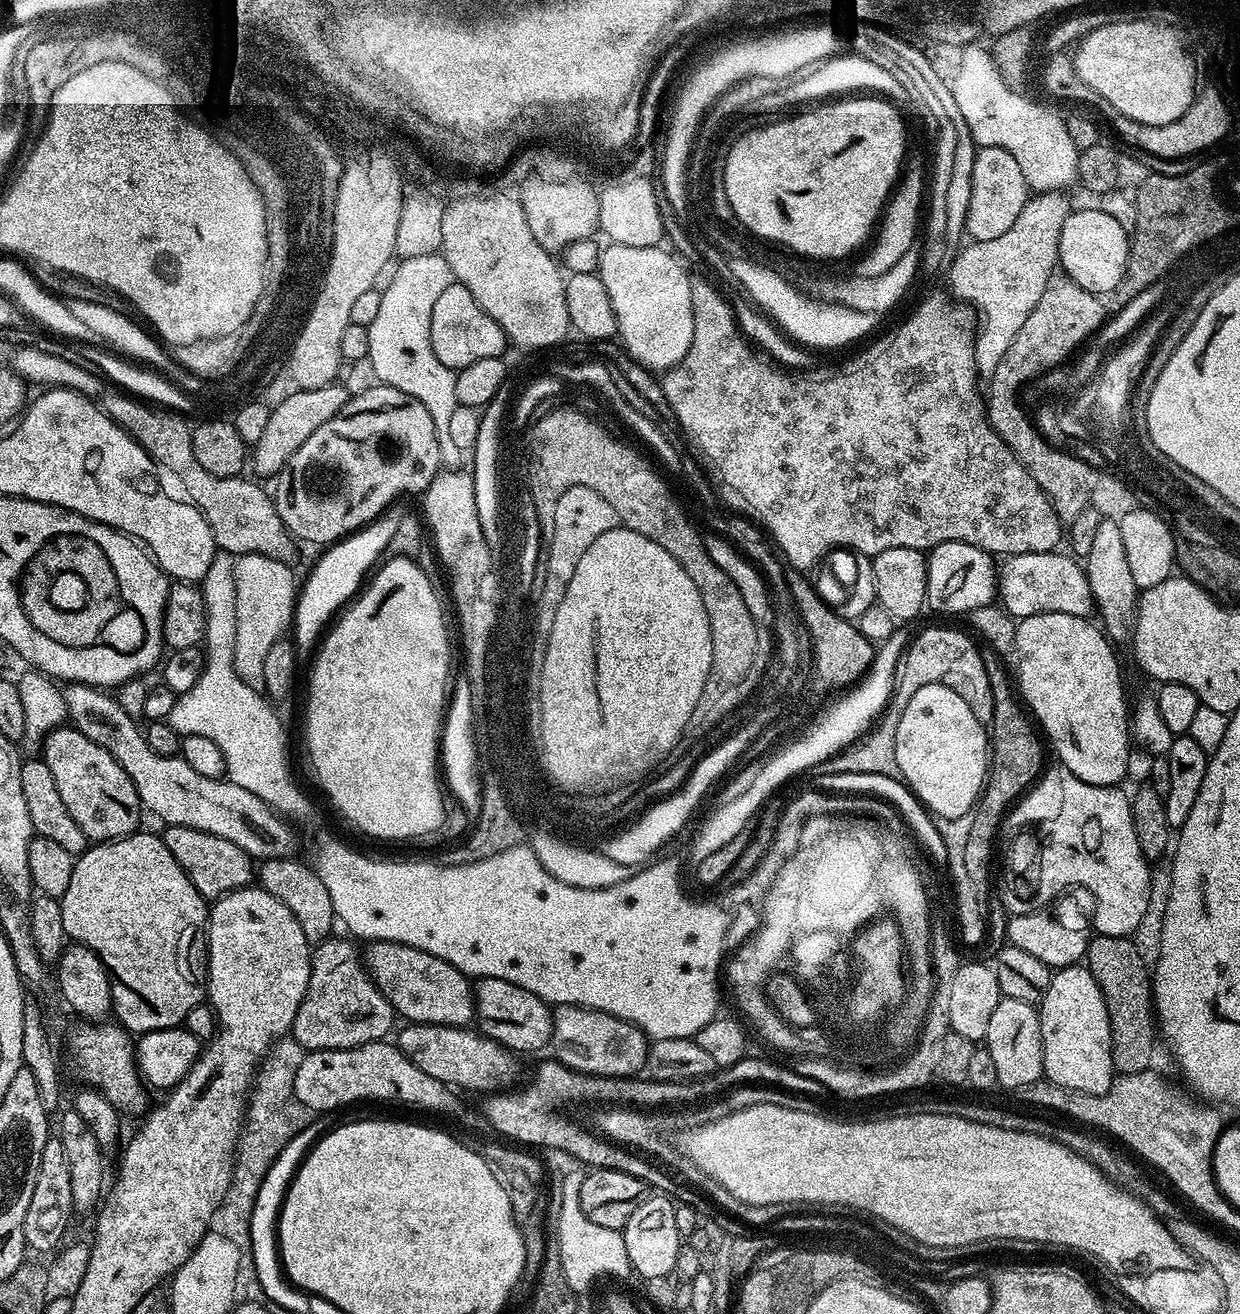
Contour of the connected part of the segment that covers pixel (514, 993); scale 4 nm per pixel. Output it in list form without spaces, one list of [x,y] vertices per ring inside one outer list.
[[[482,976],[475,981],[474,999],[475,1019],[478,1024],[480,1020],[479,1031],[491,1040],[497,1040],[503,1048],[521,1054],[549,1047],[553,1009],[542,998],[530,994],[530,990],[522,990],[522,986],[514,986],[514,982],[506,982],[502,978]]]

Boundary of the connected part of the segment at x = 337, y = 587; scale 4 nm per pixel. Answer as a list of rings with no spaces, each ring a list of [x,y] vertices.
[[[396,506],[389,508],[387,512],[377,516],[371,524],[364,525],[360,531],[345,536],[343,540],[335,541],[325,551],[329,552],[313,566],[308,581],[305,584],[303,581],[296,597],[294,648],[297,653],[308,651],[311,653],[321,643],[333,617],[361,591],[374,565],[387,553],[390,538],[394,538],[394,530],[398,530],[398,522],[402,515],[401,509],[398,509]]]

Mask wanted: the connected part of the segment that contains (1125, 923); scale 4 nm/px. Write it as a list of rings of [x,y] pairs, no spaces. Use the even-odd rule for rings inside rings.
[[[1070,773],[1068,780],[1064,780],[1064,814],[1068,814],[1068,832],[1064,834],[1064,850],[1056,850],[1056,846],[1052,844],[1052,848],[1048,850],[1046,860],[1040,860],[1041,882],[1049,889],[1056,890],[1059,884],[1068,884],[1064,886],[1075,886],[1084,888],[1088,891],[1089,896],[1094,901],[1092,909],[1092,927],[1099,935],[1102,936],[1126,936],[1131,937],[1132,931],[1139,926],[1144,920],[1144,915],[1148,912],[1148,903],[1152,900],[1152,876],[1148,873],[1150,868],[1149,861],[1144,859],[1142,850],[1138,846],[1138,834],[1134,834],[1134,822],[1132,821],[1132,802],[1129,793],[1123,792],[1123,787],[1120,786],[1098,786],[1090,782],[1082,782],[1082,778],[1078,778],[1073,773]]]

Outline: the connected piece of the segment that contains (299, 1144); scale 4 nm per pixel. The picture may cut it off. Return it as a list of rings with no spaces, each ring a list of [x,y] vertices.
[[[318,1118],[303,1129],[299,1134],[294,1136],[284,1150],[280,1152],[278,1158],[274,1160],[274,1164],[270,1166],[268,1174],[264,1176],[254,1208],[252,1208],[252,1216],[250,1218],[250,1242],[251,1246],[248,1251],[249,1257],[252,1256],[252,1264],[254,1266],[254,1274],[260,1285],[280,1284],[284,1280],[284,1270],[279,1259],[279,1241],[278,1241],[278,1225],[280,1209],[288,1193],[288,1187],[292,1183],[293,1177],[296,1175],[297,1169],[303,1164],[303,1160],[311,1151],[313,1146],[329,1129],[327,1119]]]

